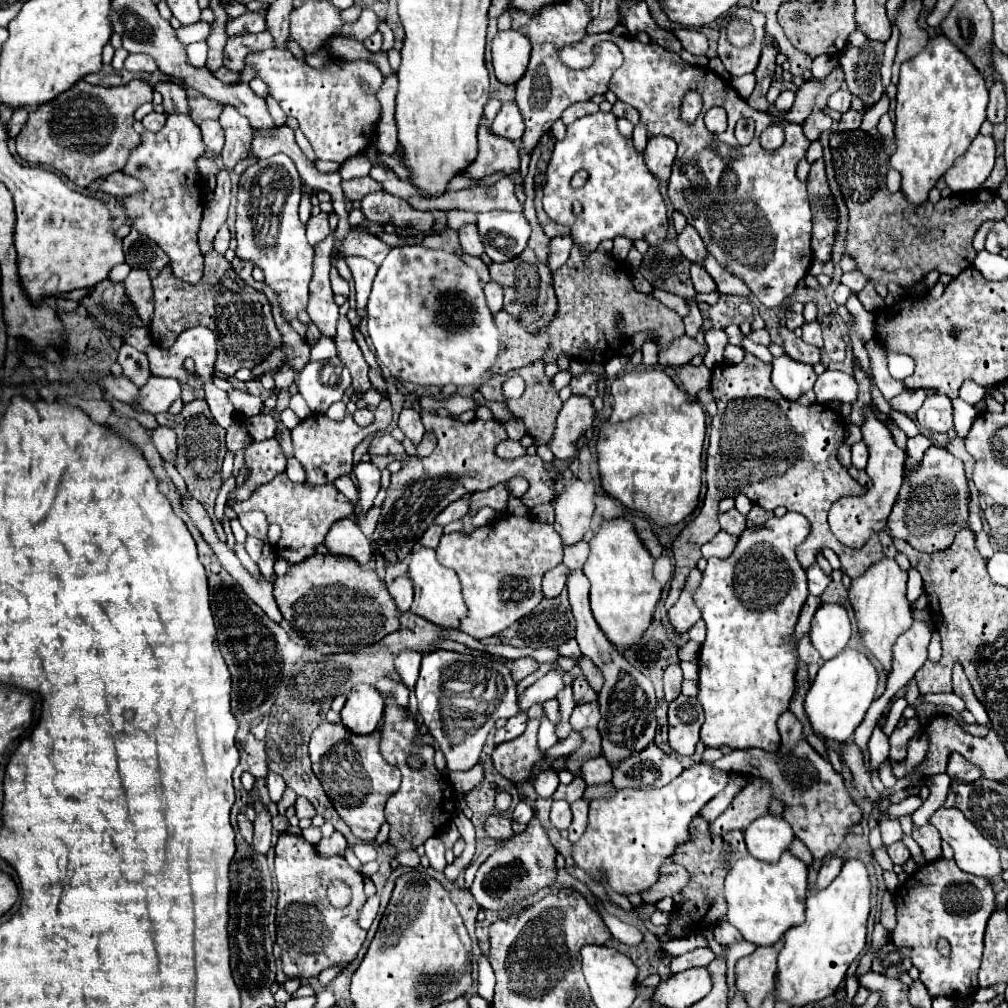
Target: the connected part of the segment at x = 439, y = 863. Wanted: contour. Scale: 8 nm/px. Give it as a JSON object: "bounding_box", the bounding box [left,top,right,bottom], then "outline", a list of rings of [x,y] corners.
{"bounding_box":[425,837,445,871],"outline":[[[429,837],[425,841],[425,853],[429,857],[429,863],[433,869],[437,871],[443,871],[445,869],[445,847],[443,847],[443,841],[439,837]]]}

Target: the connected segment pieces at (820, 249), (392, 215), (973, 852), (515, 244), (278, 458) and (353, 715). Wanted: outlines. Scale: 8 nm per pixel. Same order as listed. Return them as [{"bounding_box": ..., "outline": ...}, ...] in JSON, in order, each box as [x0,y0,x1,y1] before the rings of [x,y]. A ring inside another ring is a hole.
[{"bounding_box":[807,159,837,261],"outline":[[[819,159],[811,165],[809,177],[807,177],[807,191],[809,191],[811,213],[813,213],[811,249],[813,249],[815,259],[829,261],[831,245],[833,245],[833,237],[835,237],[835,227],[837,227],[837,209],[833,203],[831,191],[827,187],[823,159]]]},{"bounding_box":[361,193,433,231],"outline":[[[373,193],[385,197],[365,197],[361,211],[369,221],[393,223],[395,227],[417,227],[419,231],[429,231],[433,227],[433,215],[429,211],[413,209],[405,199],[389,193]]]},{"bounding_box":[929,807,1003,879],"outline":[[[939,807],[929,823],[939,831],[941,839],[947,841],[953,851],[955,851],[955,863],[961,871],[969,873],[969,875],[975,875],[975,877],[985,877],[985,879],[991,879],[995,875],[1001,875],[1003,869],[1001,869],[1001,863],[999,863],[999,851],[977,831],[977,827],[973,827],[965,815],[959,811],[959,809],[947,809],[947,807]]]},{"bounding_box":[477,211,531,263],"outline":[[[489,211],[477,215],[479,237],[485,245],[485,253],[495,263],[505,263],[517,257],[525,247],[531,233],[529,221],[523,213]]]},{"bounding_box":[237,439,285,499],"outline":[[[267,439],[263,443],[251,441],[245,449],[245,463],[251,469],[249,479],[237,491],[237,499],[247,499],[259,485],[269,483],[277,473],[285,471],[285,455],[277,439]]]},{"bounding_box":[341,683,385,735],"outline":[[[359,683],[351,689],[345,707],[341,709],[341,723],[353,733],[367,735],[381,723],[385,713],[383,695],[367,683]]]}]

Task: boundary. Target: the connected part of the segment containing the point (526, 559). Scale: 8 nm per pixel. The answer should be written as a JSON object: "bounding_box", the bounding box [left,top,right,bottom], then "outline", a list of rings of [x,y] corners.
{"bounding_box":[437,513,563,639],"outline":[[[505,513],[487,525],[467,533],[447,533],[437,547],[437,559],[453,567],[463,585],[469,607],[459,629],[475,639],[487,639],[531,613],[543,599],[543,575],[563,561],[563,543],[553,525],[535,521],[531,515],[515,517]]]}

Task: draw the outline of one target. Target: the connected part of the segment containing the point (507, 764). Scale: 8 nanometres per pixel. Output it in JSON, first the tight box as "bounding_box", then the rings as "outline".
{"bounding_box":[493,719,543,783],"outline":[[[533,719],[527,723],[527,731],[507,743],[501,743],[493,751],[493,767],[505,779],[513,783],[525,783],[533,769],[543,761],[543,751],[537,745],[537,727],[539,721]]]}

